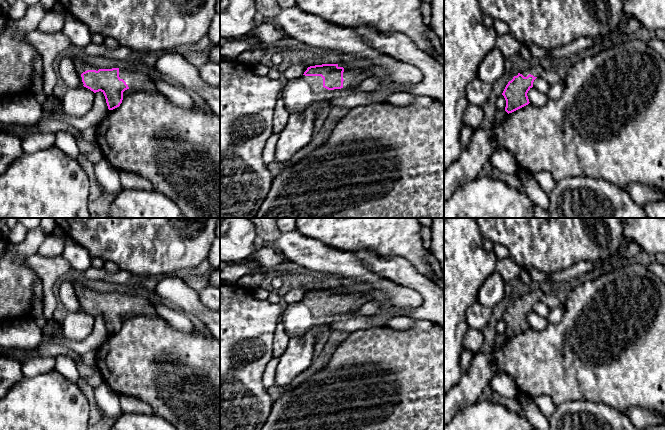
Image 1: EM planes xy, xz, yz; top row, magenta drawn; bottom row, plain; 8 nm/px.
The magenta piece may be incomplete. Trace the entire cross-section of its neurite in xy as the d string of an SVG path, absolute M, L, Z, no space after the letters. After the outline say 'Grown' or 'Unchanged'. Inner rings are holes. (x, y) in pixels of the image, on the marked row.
M76 58L73 60L80 85L94 93L101 91L106 99L109 110L120 106L123 92L129 88L136 91L152 92L155 85L147 72L130 71L126 67L112 69L98 69Z. Grown

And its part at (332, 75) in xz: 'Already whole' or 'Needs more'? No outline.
Needs more

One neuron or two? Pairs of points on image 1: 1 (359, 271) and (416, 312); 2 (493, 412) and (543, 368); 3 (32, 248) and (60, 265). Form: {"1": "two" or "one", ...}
{"1": "two", "2": "two", "3": "two"}

